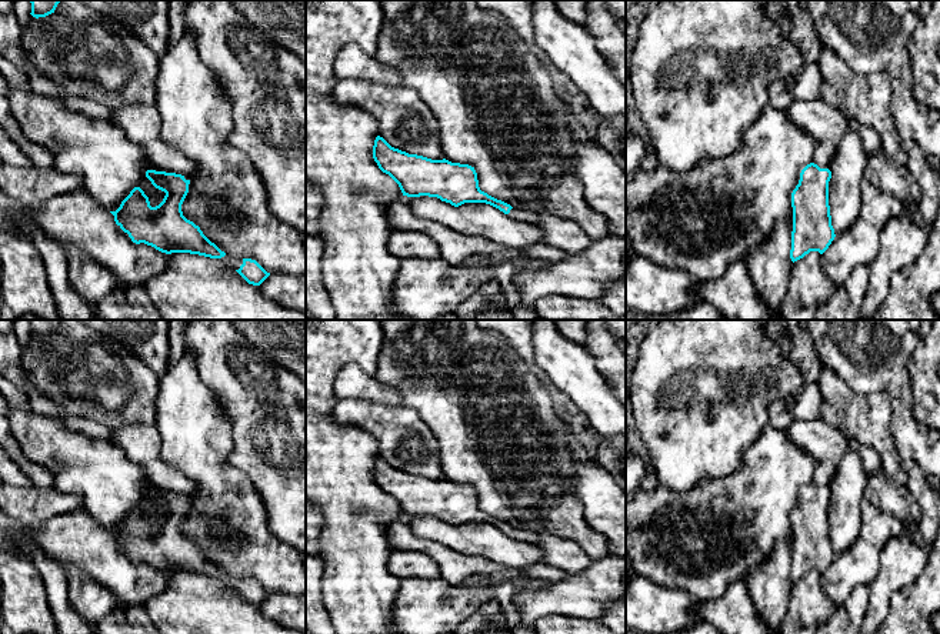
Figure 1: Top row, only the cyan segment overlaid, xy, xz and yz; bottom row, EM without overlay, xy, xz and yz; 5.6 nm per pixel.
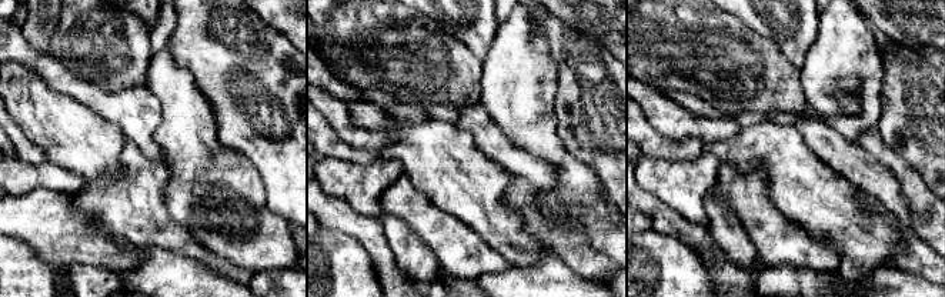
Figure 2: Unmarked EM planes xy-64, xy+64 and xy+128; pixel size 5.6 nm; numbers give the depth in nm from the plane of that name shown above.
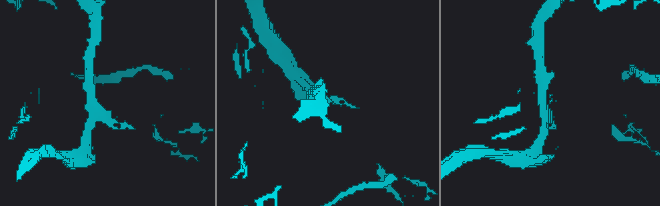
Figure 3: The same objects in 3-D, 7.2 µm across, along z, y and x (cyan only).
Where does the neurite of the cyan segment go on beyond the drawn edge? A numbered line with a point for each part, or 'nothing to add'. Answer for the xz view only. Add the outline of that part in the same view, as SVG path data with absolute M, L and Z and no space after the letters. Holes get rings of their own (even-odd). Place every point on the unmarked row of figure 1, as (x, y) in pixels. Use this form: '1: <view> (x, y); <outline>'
1: xz (526, 536); M513 527L507 535L514 540L530 543L534 545L539 543L539 534L529 530L520 530Z

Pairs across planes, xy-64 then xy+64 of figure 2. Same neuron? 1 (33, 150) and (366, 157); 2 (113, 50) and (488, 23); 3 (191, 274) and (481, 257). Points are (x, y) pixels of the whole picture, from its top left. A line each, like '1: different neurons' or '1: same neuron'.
1: different neurons
2: different neurons
3: different neurons

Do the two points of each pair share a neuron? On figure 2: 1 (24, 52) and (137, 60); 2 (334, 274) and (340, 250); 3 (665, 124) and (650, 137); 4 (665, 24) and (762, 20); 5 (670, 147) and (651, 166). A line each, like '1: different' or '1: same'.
1: different
2: same
3: different
4: different
5: different

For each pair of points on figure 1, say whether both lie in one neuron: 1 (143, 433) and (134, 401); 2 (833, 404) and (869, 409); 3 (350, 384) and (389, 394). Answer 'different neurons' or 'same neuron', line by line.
1: different neurons
2: same neuron
3: same neuron

